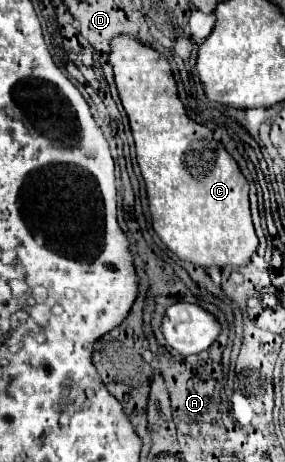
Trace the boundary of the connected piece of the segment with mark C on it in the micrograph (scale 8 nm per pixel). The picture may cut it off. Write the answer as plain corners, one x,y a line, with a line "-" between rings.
120,37
112,43
110,63
114,67
114,79
120,101
130,119
136,143
136,159
146,185
152,227
162,239
162,243
182,261
194,263
202,269
206,269
208,265
218,265
222,269
226,265
250,263
252,255
258,249
259,240
250,219
248,181
240,173
236,161
224,151
224,145
214,141
212,131
186,117
184,105
176,95
176,81
172,77
168,61
160,57
154,49
142,45
140,41

